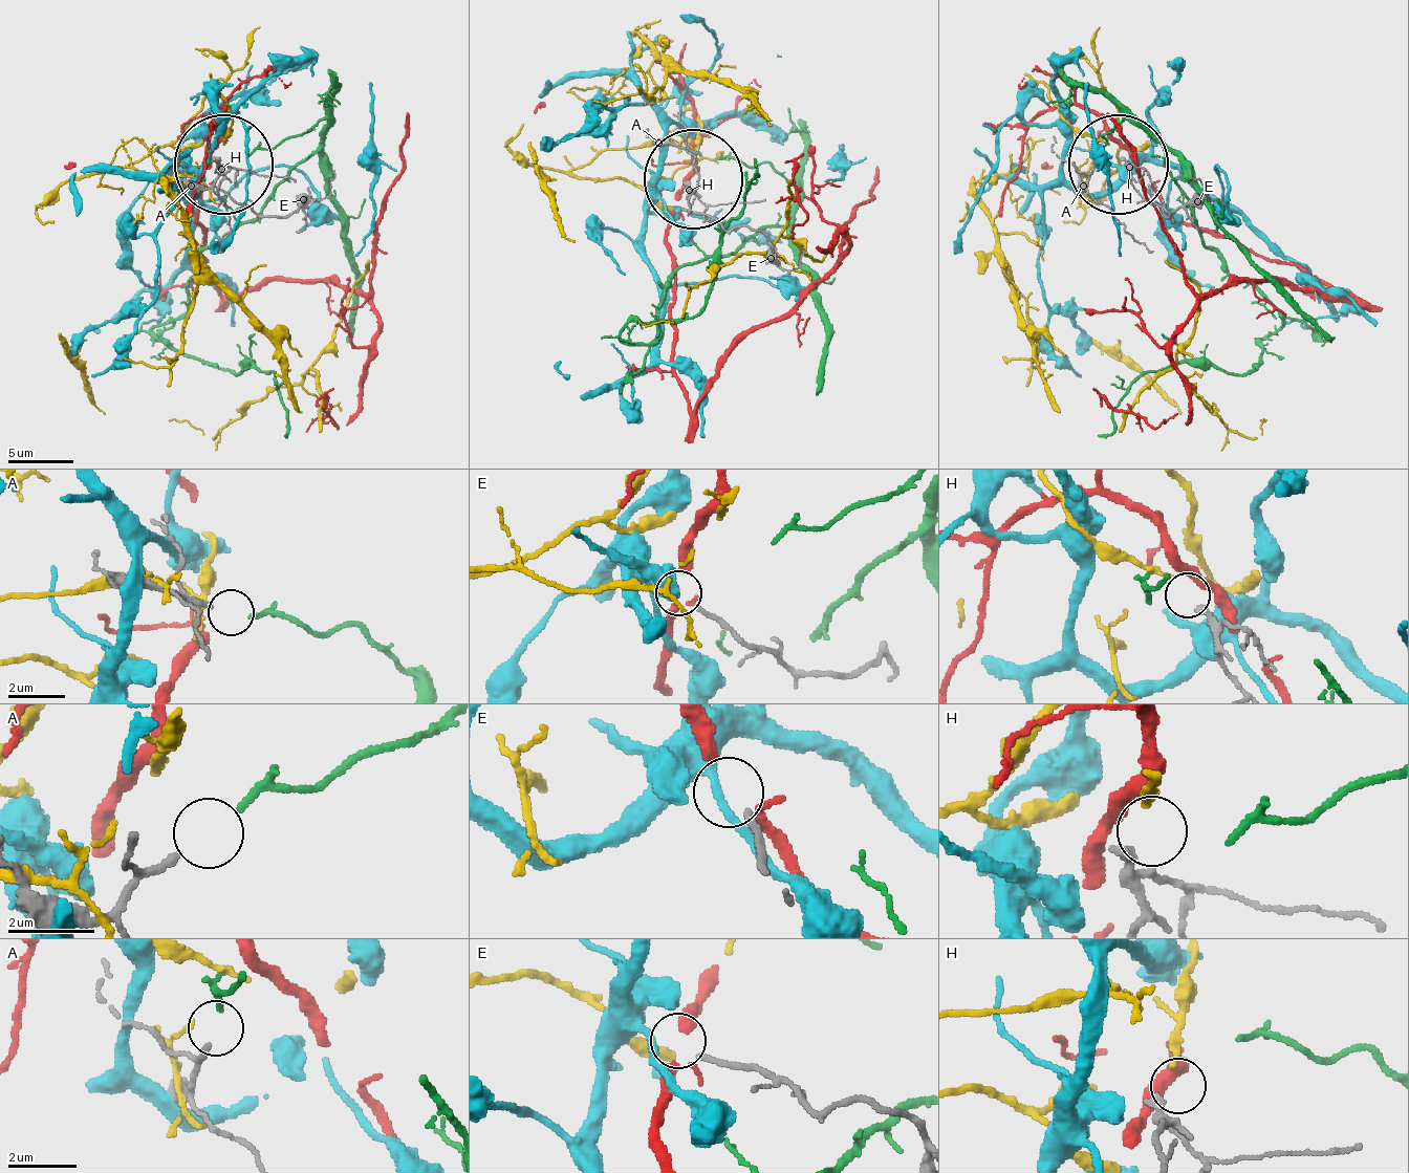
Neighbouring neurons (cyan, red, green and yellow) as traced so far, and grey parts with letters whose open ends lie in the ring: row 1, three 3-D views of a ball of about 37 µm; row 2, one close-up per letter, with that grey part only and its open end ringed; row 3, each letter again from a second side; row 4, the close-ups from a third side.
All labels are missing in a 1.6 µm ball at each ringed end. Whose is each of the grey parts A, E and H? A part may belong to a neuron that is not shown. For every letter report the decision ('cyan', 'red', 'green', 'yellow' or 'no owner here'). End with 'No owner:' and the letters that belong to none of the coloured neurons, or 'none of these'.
A: green
E: no owner here
H: yellow
No owner: E

